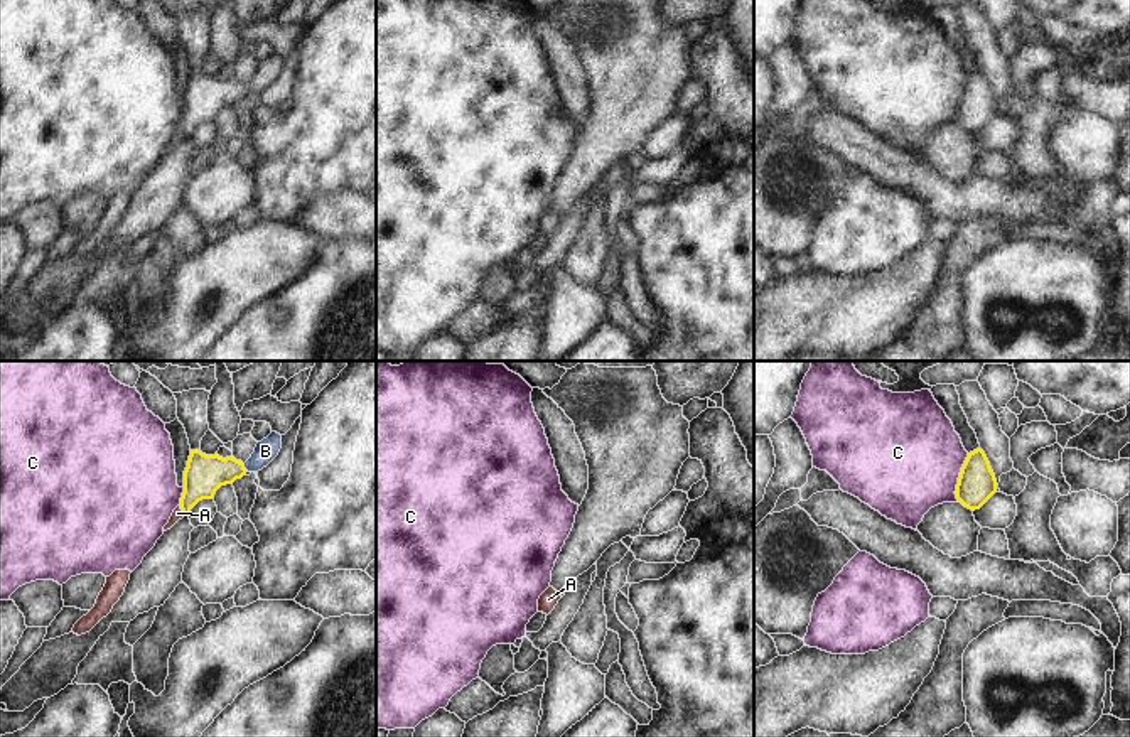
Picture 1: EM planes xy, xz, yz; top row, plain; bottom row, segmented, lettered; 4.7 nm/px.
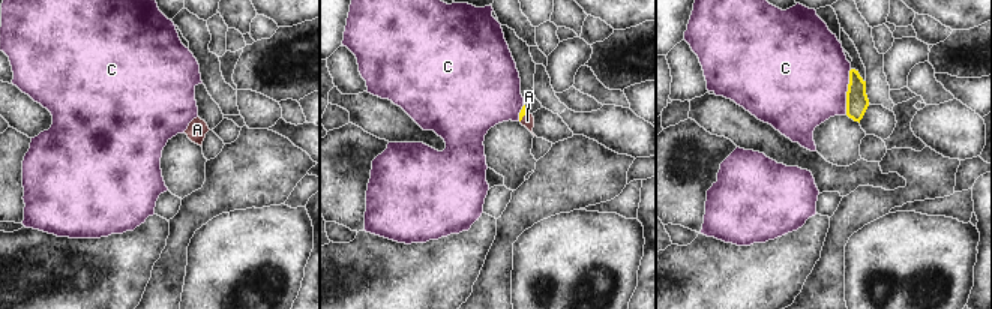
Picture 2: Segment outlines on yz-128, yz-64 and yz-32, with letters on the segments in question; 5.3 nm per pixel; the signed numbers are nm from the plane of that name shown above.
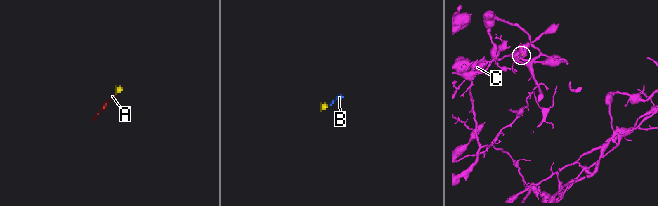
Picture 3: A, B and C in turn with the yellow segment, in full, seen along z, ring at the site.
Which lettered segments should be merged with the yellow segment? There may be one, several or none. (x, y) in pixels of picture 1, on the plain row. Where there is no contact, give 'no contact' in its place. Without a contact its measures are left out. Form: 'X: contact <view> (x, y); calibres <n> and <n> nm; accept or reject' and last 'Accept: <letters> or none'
A: contact xy (182, 134); calibres 190 and 50 nm; accept
B: contact xy (243, 90); calibres 190 and 110 nm; accept
C: contact yz (958, 100); calibres 180 and 500 nm; reject
Accept: A, B

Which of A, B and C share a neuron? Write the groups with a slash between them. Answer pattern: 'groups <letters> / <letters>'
groups A B / C

